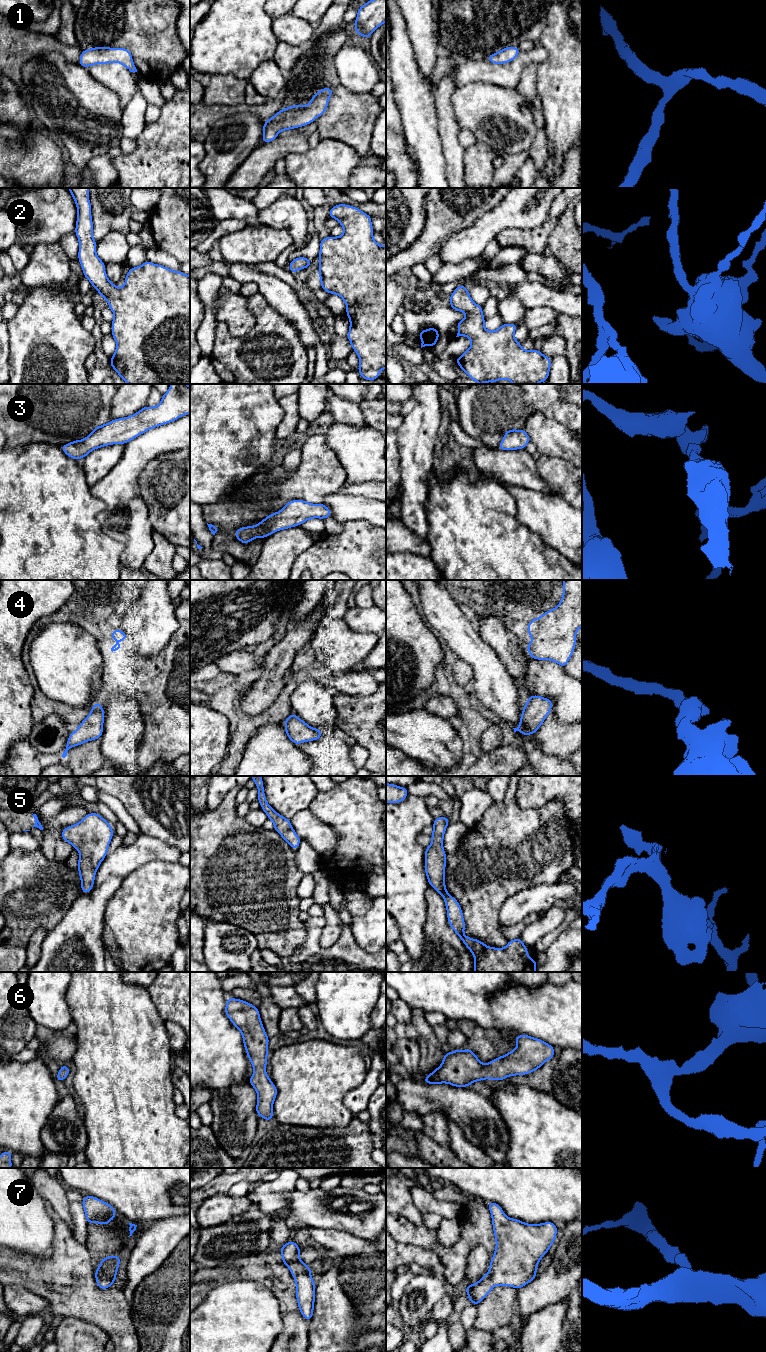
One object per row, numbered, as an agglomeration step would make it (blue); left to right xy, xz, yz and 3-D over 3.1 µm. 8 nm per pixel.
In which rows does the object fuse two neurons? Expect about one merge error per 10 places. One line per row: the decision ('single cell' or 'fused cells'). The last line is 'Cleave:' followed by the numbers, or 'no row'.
1: single cell
2: single cell
3: single cell
4: single cell
5: single cell
6: single cell
7: single cell
Cleave: no row

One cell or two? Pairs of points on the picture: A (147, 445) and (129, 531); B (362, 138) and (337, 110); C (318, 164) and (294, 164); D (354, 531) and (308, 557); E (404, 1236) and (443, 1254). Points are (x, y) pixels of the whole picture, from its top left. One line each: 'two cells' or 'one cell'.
A: one cell
B: one cell
C: one cell
D: one cell
E: one cell

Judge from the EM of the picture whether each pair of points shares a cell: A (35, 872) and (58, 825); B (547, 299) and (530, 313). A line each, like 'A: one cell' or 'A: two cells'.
A: two cells
B: two cells

